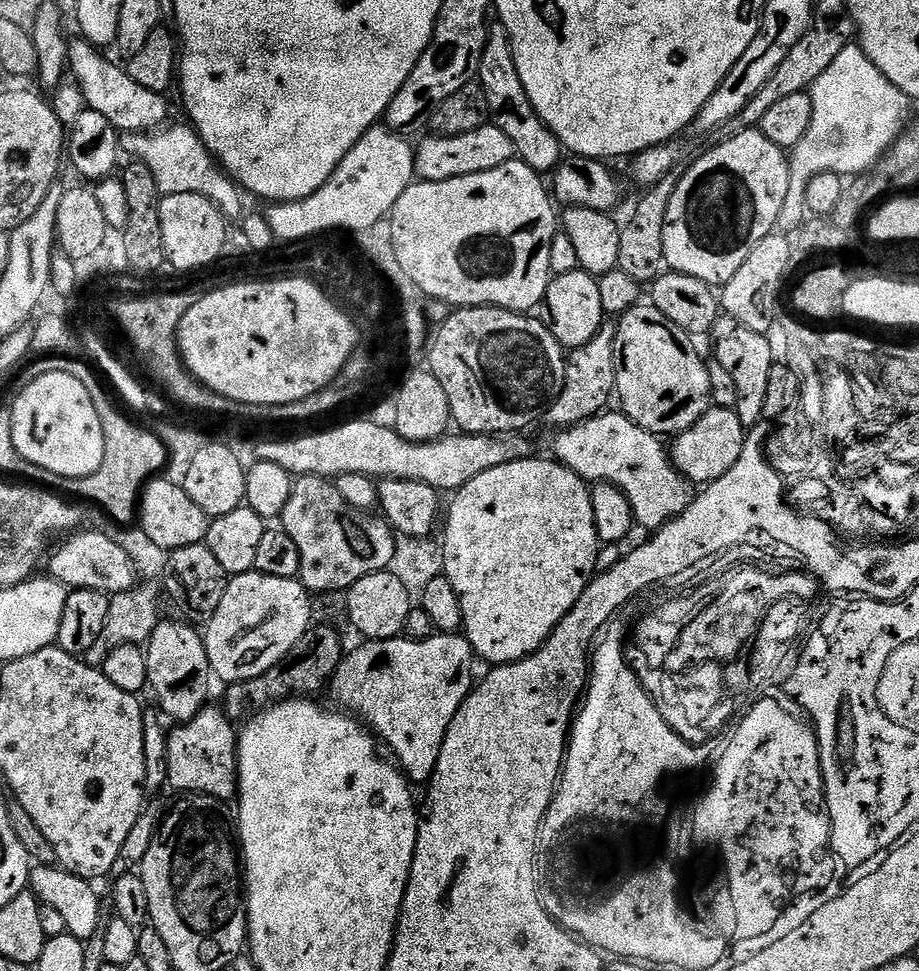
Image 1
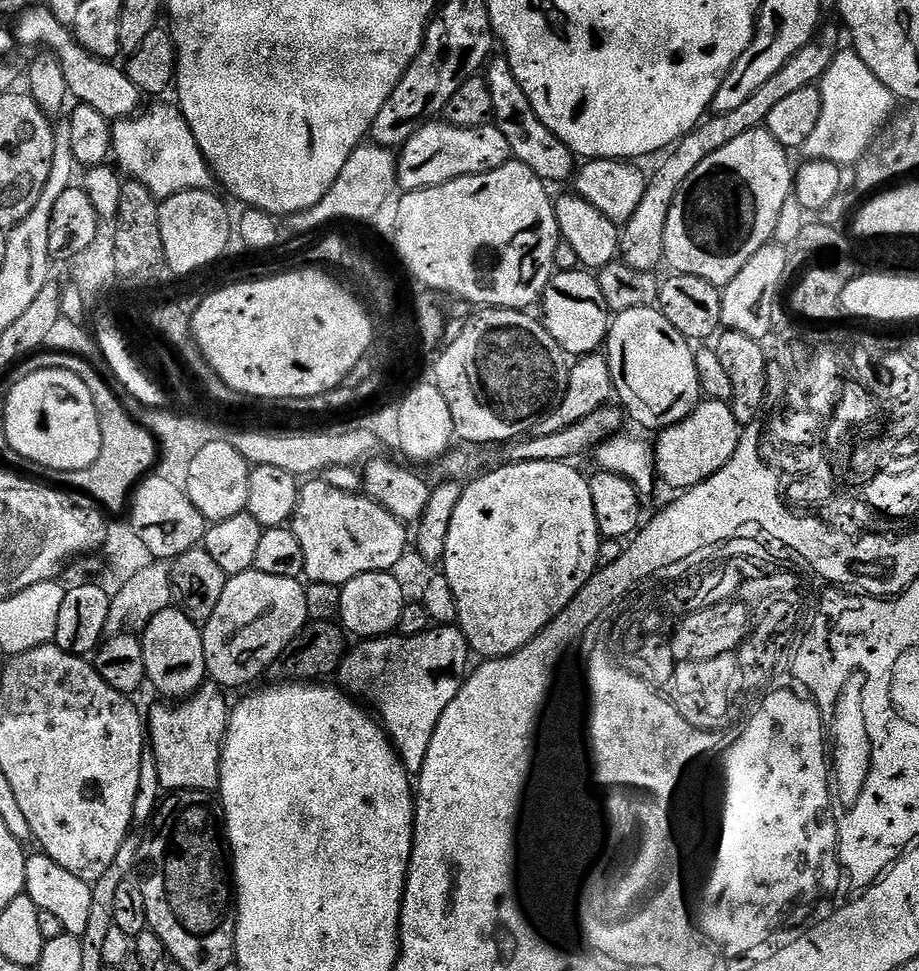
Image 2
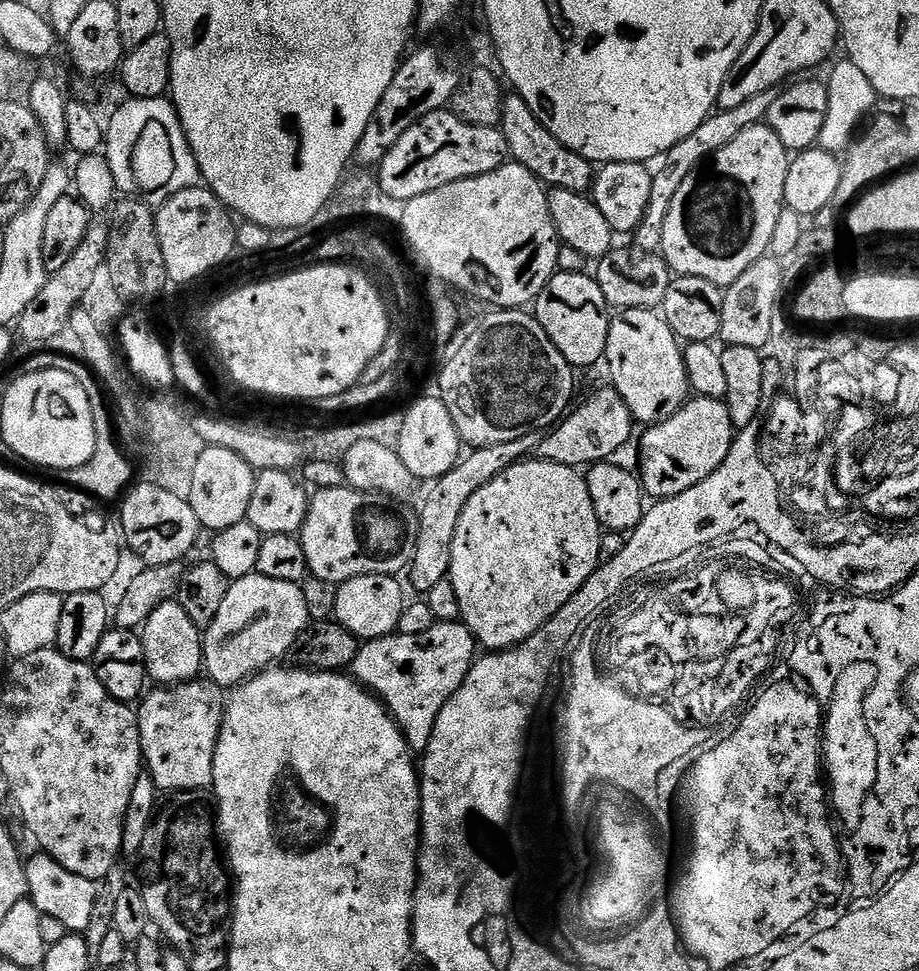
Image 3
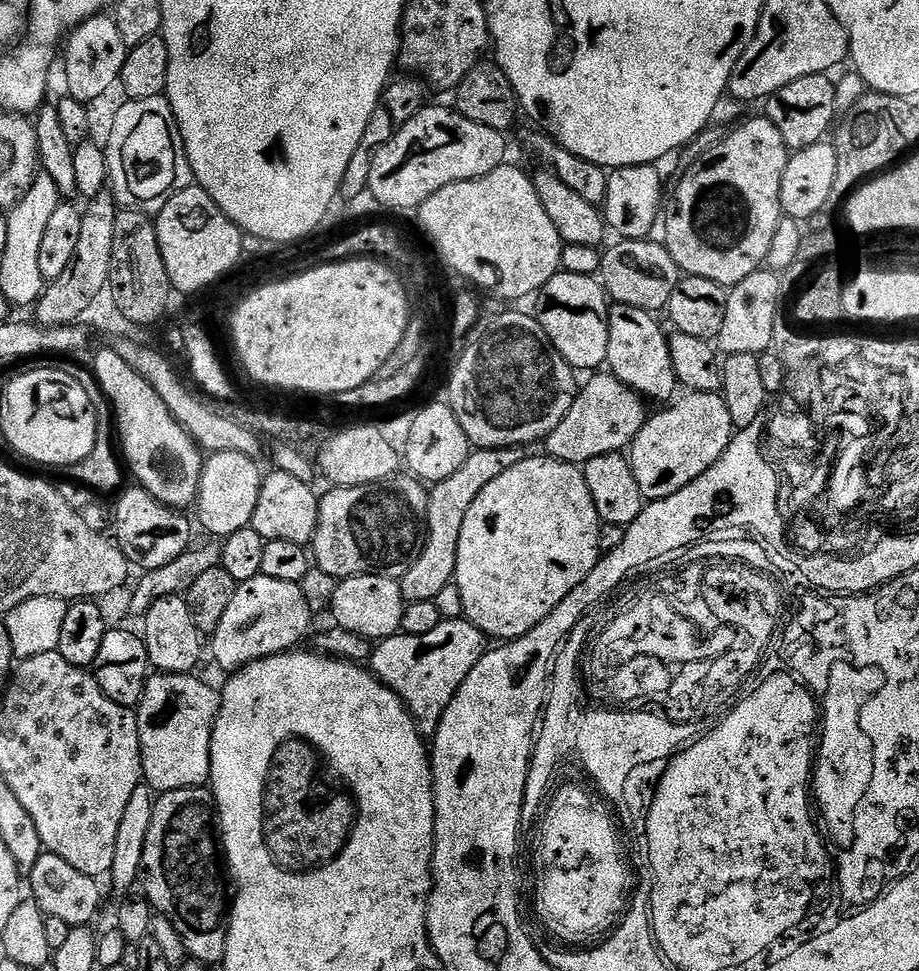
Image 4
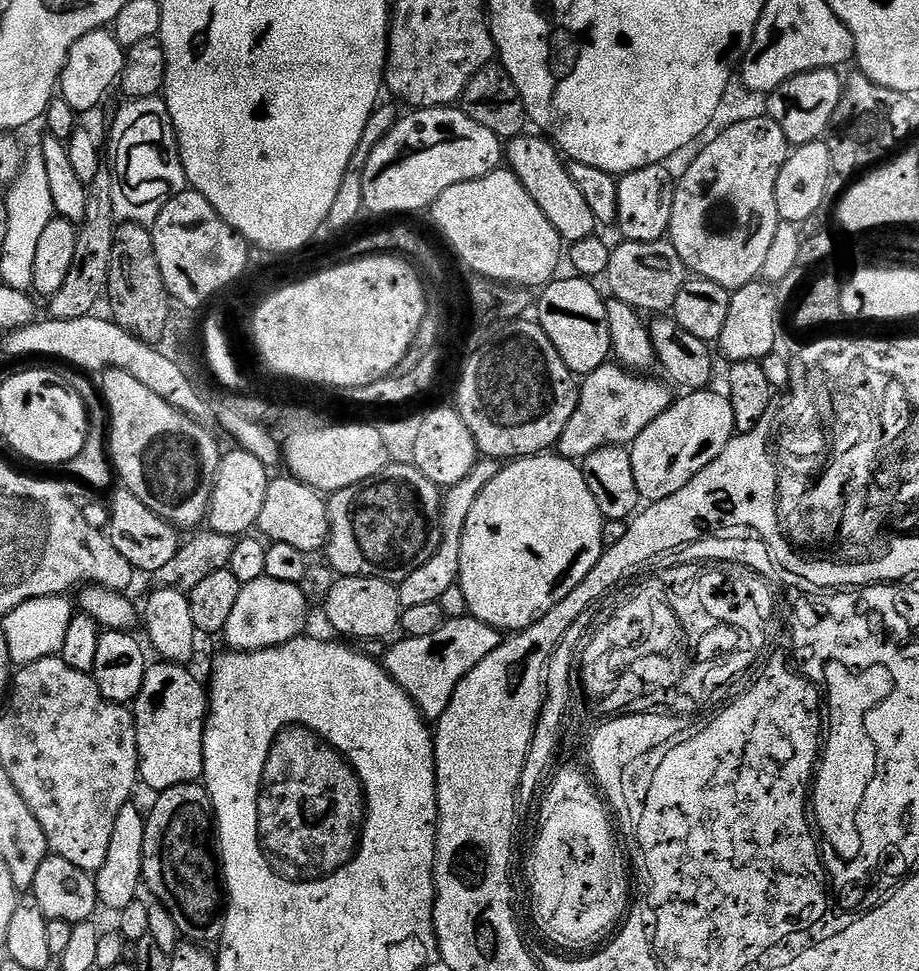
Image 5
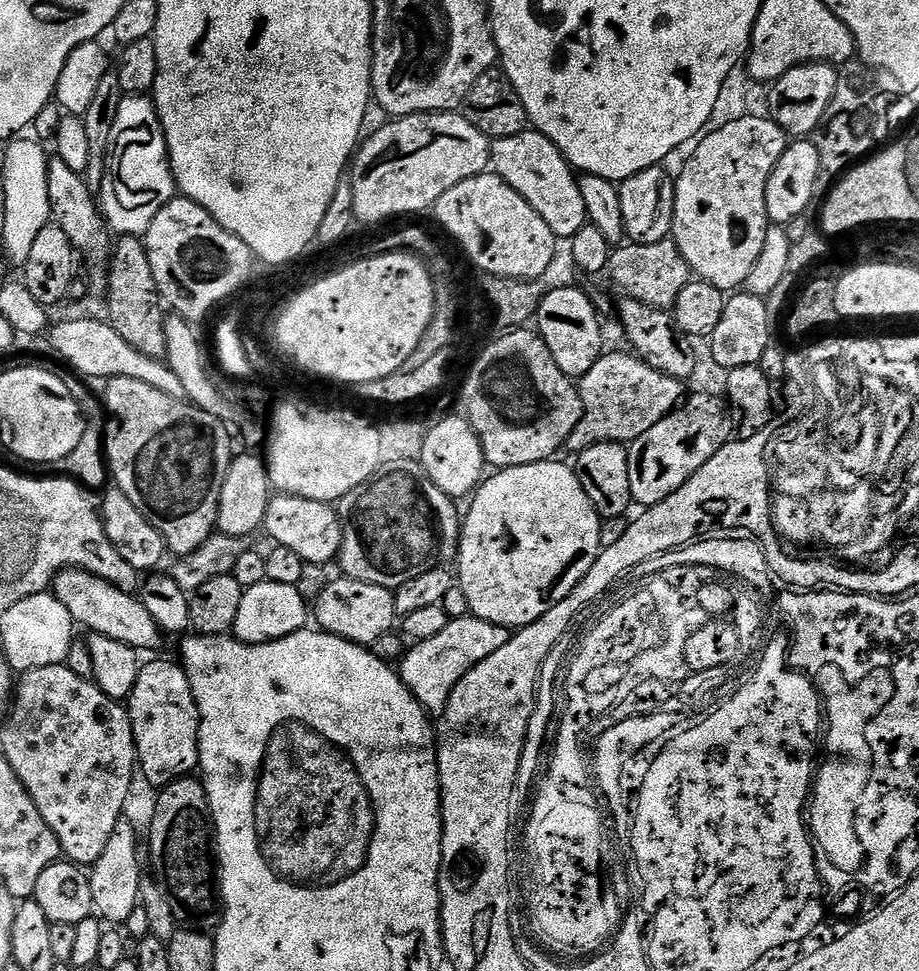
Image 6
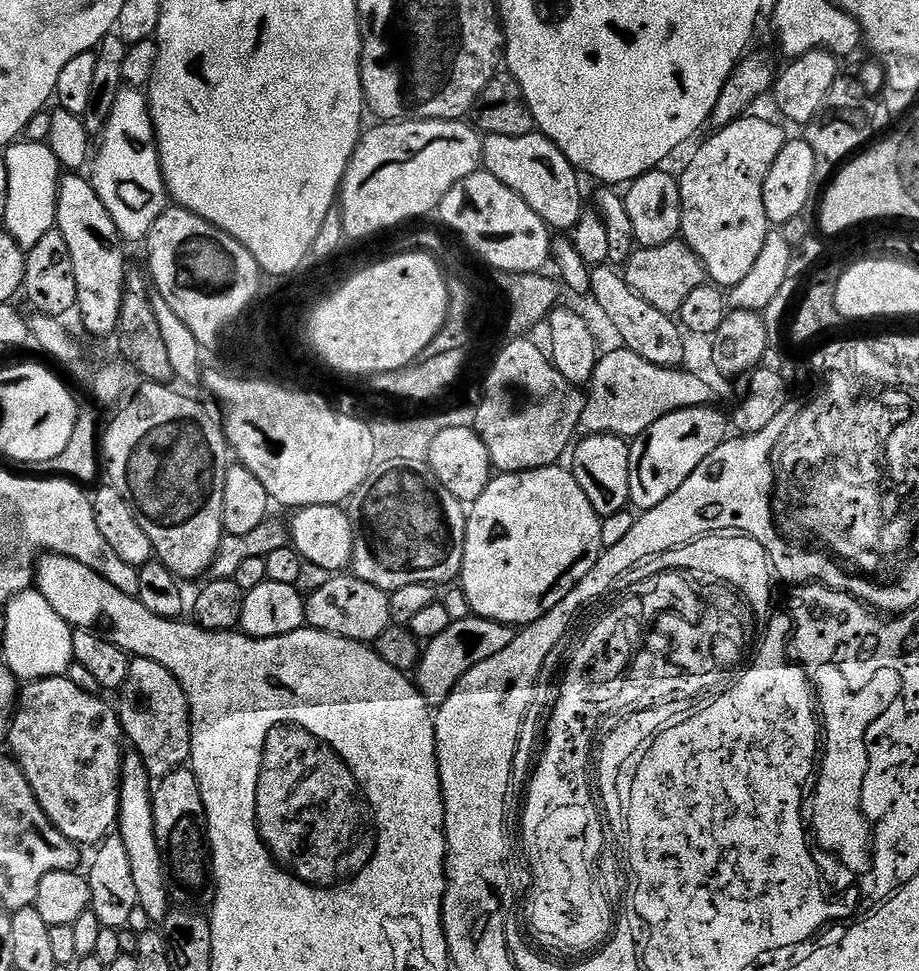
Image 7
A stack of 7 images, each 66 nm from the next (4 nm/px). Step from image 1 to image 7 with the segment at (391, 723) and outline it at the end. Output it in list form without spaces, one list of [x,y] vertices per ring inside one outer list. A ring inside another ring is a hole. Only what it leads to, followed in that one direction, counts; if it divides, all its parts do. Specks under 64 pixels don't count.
[[[467,616],[465,620],[453,620],[452,625],[438,634],[438,638],[427,641],[419,664],[414,669],[414,683],[420,693],[428,699],[428,703],[438,706],[446,702],[446,698],[458,686],[468,671],[478,662],[486,662],[486,658],[494,658],[501,650],[506,650],[510,642],[514,642],[517,629],[511,624],[494,622],[481,616]]]

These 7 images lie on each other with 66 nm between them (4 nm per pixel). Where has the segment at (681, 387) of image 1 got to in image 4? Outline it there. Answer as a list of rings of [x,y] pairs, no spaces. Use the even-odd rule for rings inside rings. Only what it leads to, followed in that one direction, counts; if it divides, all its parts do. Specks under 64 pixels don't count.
[[[616,304],[609,307],[608,310],[608,330],[609,330],[609,346],[606,368],[613,376],[624,383],[625,386],[632,389],[637,396],[652,400],[667,401],[675,388],[678,388],[676,371],[672,365],[670,358],[670,350],[668,349],[668,336],[666,332],[660,329],[660,324],[656,321],[657,317],[651,312],[643,312],[637,308],[631,308],[625,304]]]

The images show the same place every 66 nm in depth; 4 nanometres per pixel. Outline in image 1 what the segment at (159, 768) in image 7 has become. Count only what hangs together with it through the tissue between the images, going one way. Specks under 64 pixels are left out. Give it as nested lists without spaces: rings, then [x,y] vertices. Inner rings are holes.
[[[206,706],[192,720],[183,721],[167,733],[168,778],[167,787],[177,788],[180,794],[213,796],[218,802],[225,802],[237,795],[236,742],[237,729],[223,707]]]

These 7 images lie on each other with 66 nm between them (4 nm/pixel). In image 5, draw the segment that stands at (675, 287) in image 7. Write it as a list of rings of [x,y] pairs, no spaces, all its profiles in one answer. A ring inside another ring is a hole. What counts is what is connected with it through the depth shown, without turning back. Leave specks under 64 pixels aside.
[[[633,240],[627,242],[620,242],[620,245],[615,245],[612,248],[612,253],[610,254],[610,262],[608,263],[608,270],[606,273],[606,281],[608,280],[608,288],[612,291],[611,295],[615,299],[626,302],[631,306],[631,308],[636,309],[637,312],[641,314],[647,314],[647,312],[656,312],[652,314],[668,314],[671,313],[672,307],[674,306],[674,298],[678,298],[678,290],[682,290],[684,281],[686,279],[686,269],[684,263],[678,258],[678,254],[672,249],[671,243],[668,242],[657,242],[655,244],[643,244],[642,242],[634,242]]]

